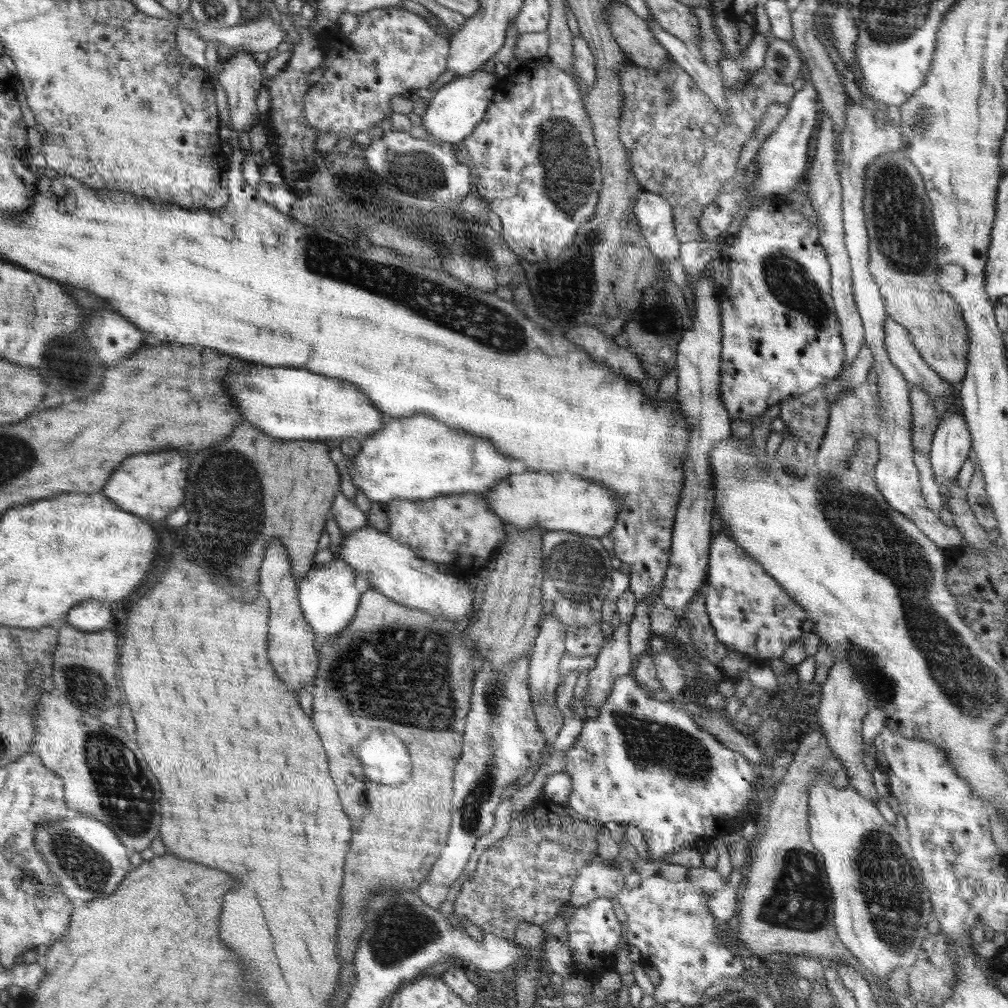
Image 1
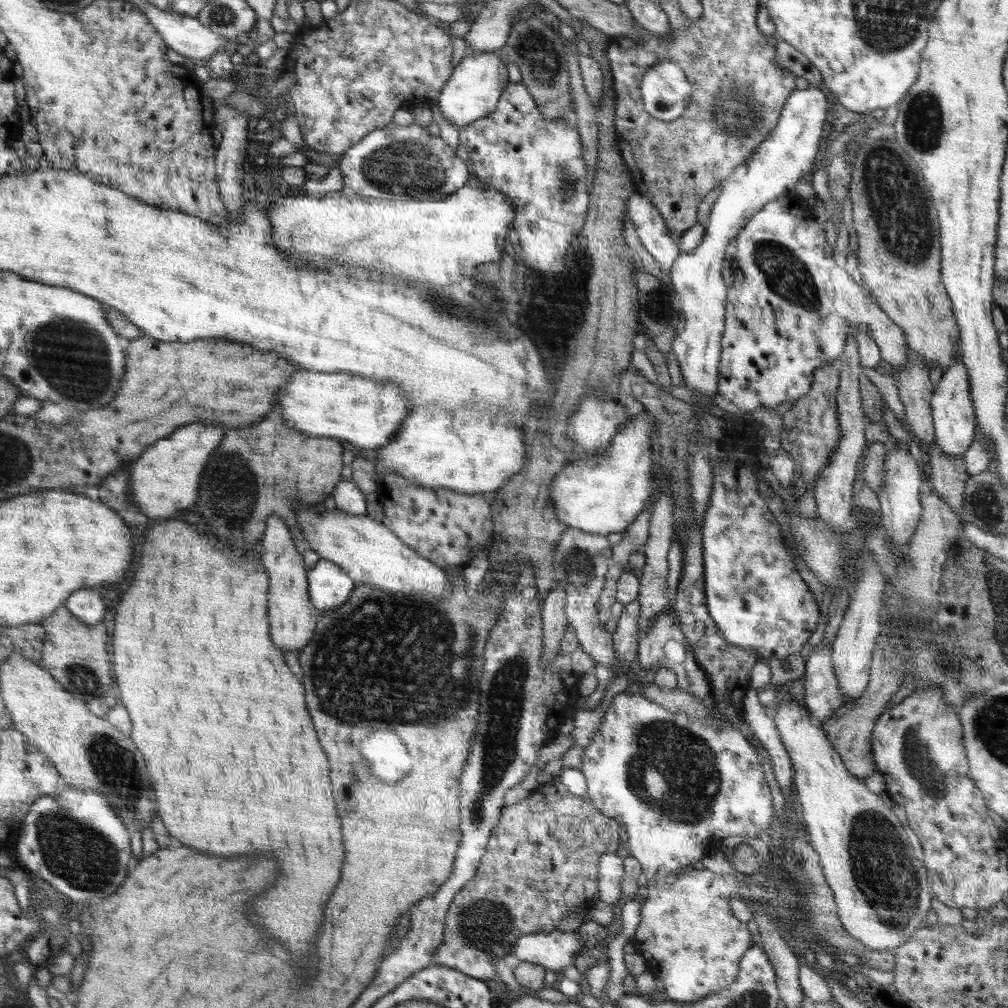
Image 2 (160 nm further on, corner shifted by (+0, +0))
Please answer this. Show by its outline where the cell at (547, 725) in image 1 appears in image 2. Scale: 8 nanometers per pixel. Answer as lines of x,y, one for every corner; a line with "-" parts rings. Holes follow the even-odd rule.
555,586
548,592
542,603
541,620
543,622
543,641
545,644
543,661
546,664
556,656
558,645
567,627
564,603
566,603
566,597
562,586

